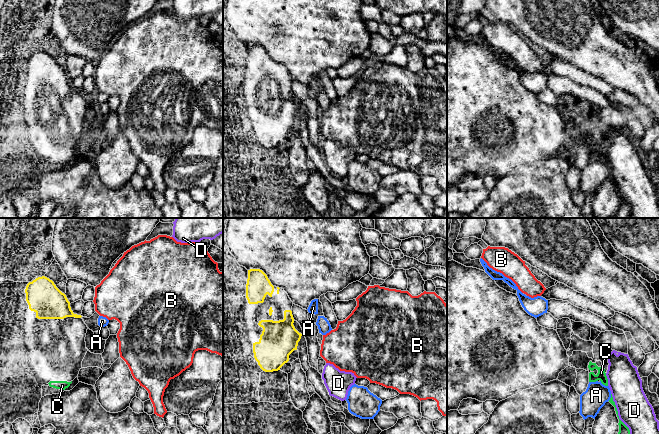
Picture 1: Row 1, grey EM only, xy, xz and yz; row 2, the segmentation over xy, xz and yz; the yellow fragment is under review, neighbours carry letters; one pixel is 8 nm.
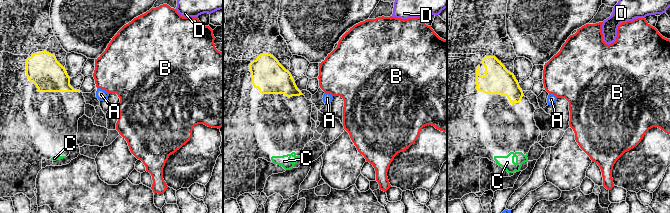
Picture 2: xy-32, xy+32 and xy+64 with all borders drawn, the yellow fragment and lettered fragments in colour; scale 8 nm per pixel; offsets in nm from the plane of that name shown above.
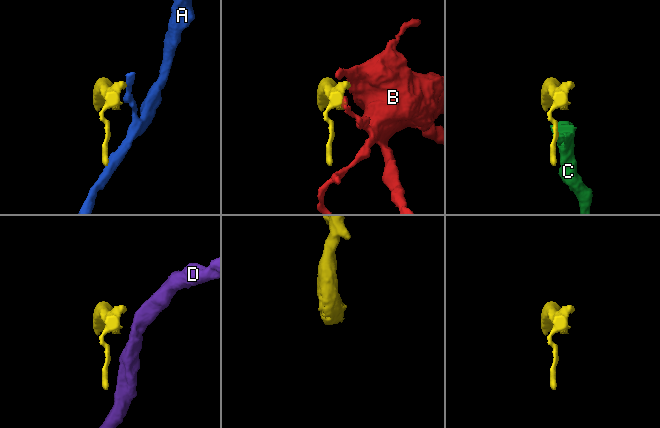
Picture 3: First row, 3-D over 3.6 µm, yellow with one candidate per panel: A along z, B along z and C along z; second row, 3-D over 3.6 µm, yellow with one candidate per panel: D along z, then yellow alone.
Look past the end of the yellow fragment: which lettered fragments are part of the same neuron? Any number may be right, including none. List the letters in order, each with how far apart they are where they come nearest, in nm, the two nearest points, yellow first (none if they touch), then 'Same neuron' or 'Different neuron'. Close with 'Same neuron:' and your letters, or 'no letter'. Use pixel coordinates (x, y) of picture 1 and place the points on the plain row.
A: Distance 130 nm. Across: xz (291, 87), (307, 85). Different neuron
B: Distance 120 nm. Across: xy (81, 92), (95, 86). Different neuron
C: Distance 500 nm. Across: xy (50, 94), (50, 157). Same neuron
D: Distance 260 nm. Across: xz (296, 125), (324, 142). Different neuron
Same neuron: C

